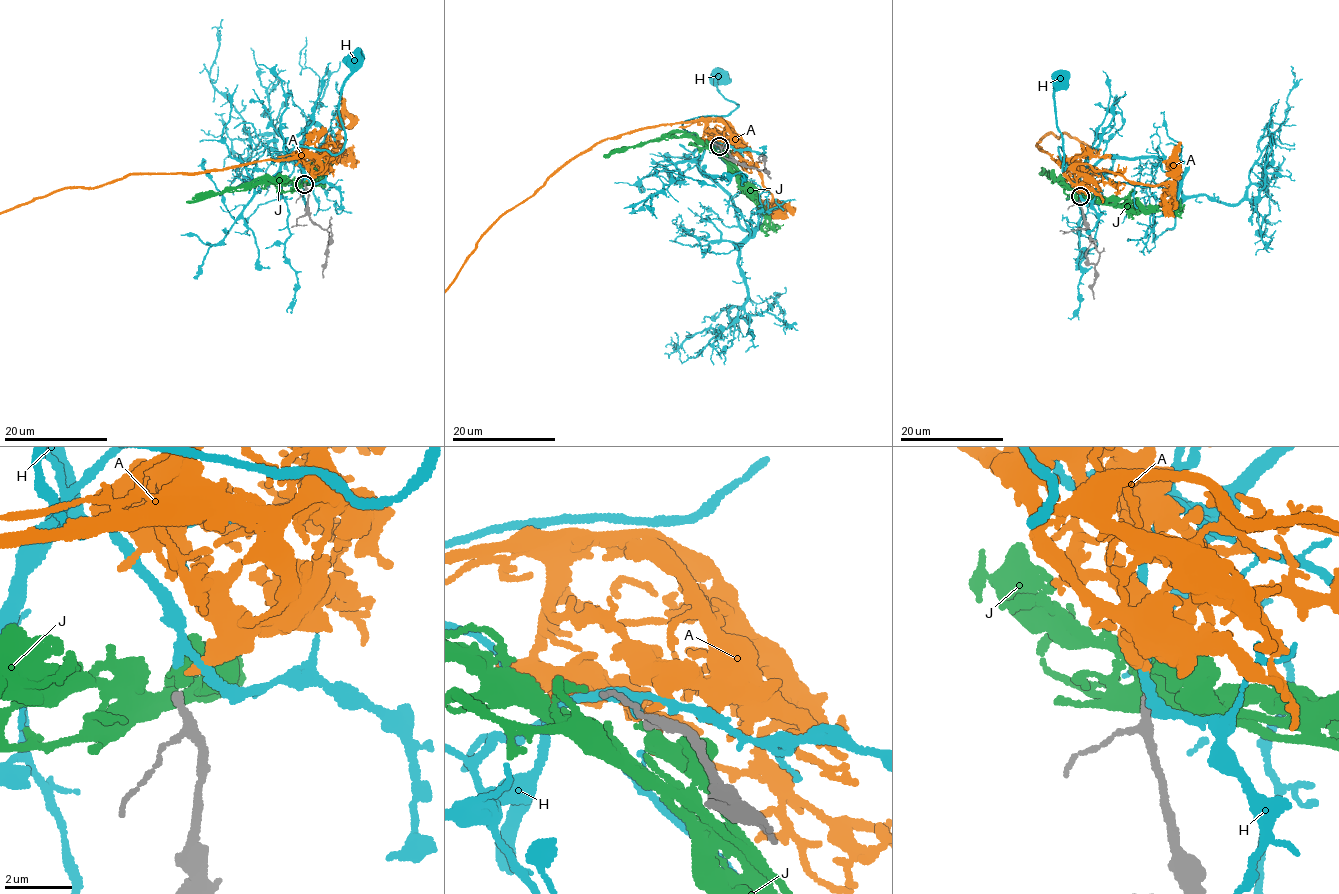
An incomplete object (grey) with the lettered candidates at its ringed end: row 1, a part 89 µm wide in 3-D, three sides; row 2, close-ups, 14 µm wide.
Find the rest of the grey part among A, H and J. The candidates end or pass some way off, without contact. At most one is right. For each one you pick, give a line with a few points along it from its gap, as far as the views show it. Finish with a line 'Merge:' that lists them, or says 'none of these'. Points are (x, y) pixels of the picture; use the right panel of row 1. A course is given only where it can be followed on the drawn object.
H: Its course: (1079, 192), (1084, 168), (1071, 166), (1058, 147), (1059, 156), (1064, 170), (1053, 94), (1058, 79)
Merge: H

